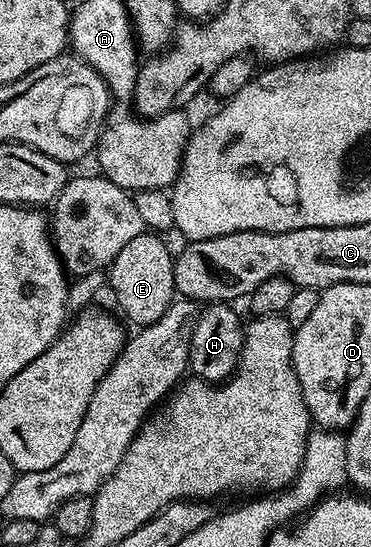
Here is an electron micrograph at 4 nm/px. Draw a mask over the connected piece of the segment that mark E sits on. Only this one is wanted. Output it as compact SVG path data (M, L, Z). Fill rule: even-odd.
M149 230L140 233L120 254L116 254L108 269L108 288L114 291L114 300L118 303L117 311L134 326L151 324L164 315L164 310L174 303L174 257L175 253L165 244L161 235Z

